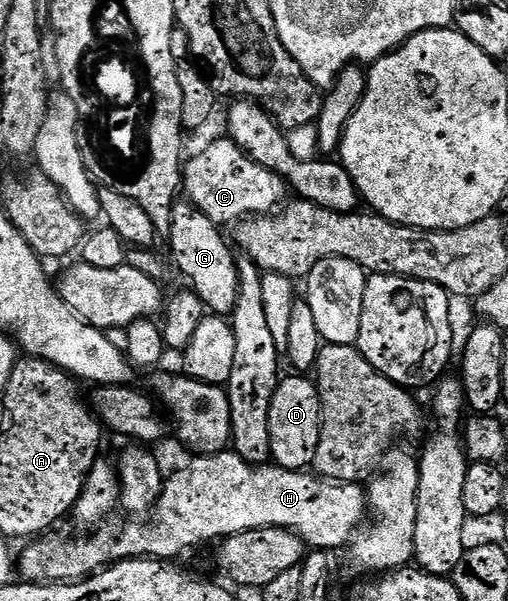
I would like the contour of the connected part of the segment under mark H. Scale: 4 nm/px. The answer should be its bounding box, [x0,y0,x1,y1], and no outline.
[16,452,368,582]

